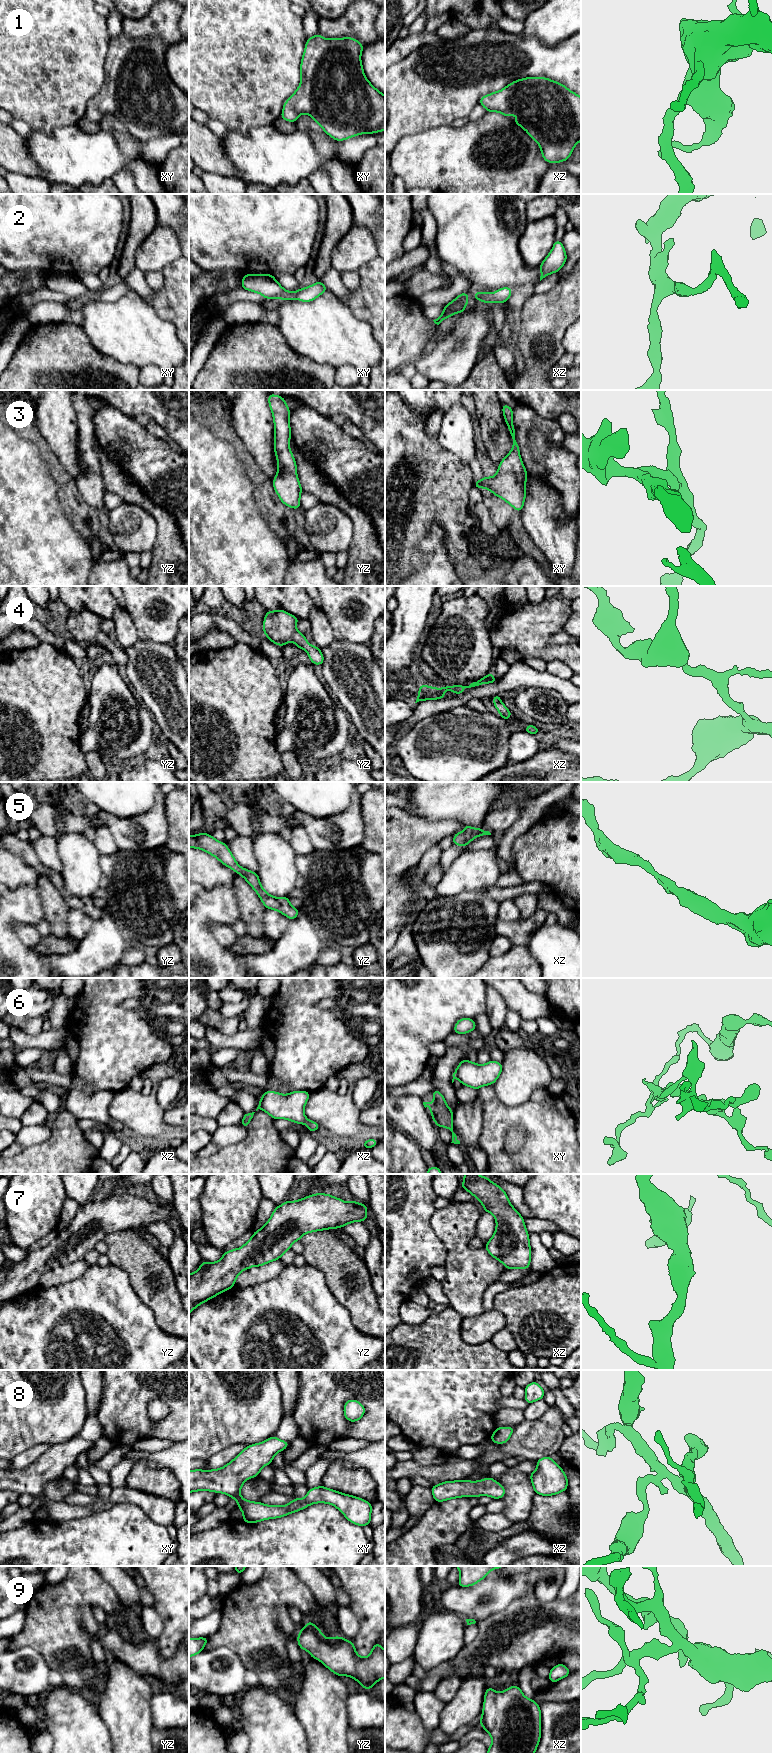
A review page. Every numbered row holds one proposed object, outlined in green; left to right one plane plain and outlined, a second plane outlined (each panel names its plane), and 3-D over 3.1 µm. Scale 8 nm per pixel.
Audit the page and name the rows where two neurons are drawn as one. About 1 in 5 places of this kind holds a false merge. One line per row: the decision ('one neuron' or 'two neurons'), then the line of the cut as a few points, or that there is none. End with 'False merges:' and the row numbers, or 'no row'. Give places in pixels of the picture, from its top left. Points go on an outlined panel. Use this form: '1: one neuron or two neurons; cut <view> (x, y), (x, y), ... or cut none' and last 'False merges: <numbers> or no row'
1: one neuron; cut none
2: one neuron; cut none
3: one neuron; cut none
4: one neuron; cut none
5: one neuron; cut none
6: two neurons; cut xy (455, 1071), (456, 1077)
7: one neuron; cut none
8: one neuron; cut none
9: one neuron; cut none
False merges: 6

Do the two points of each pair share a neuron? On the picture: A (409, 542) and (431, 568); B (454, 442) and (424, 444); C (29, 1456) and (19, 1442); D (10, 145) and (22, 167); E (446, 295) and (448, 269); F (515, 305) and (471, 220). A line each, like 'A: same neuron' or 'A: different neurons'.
A: different neurons
B: different neurons
C: different neurons
D: same neuron
E: same neuron
F: same neuron

